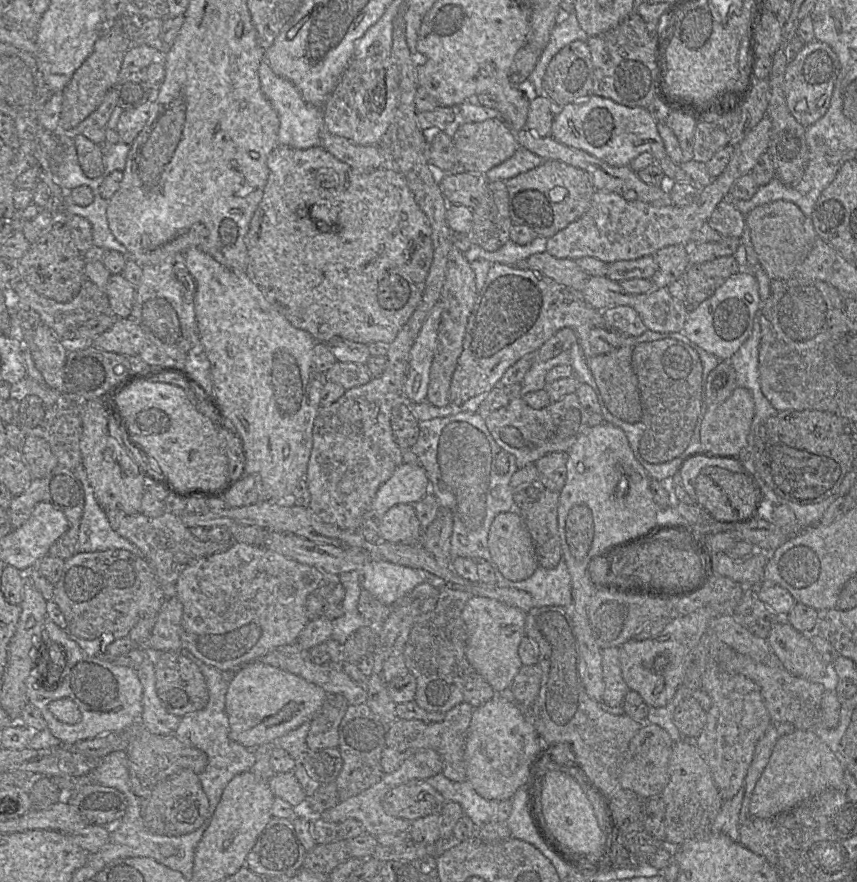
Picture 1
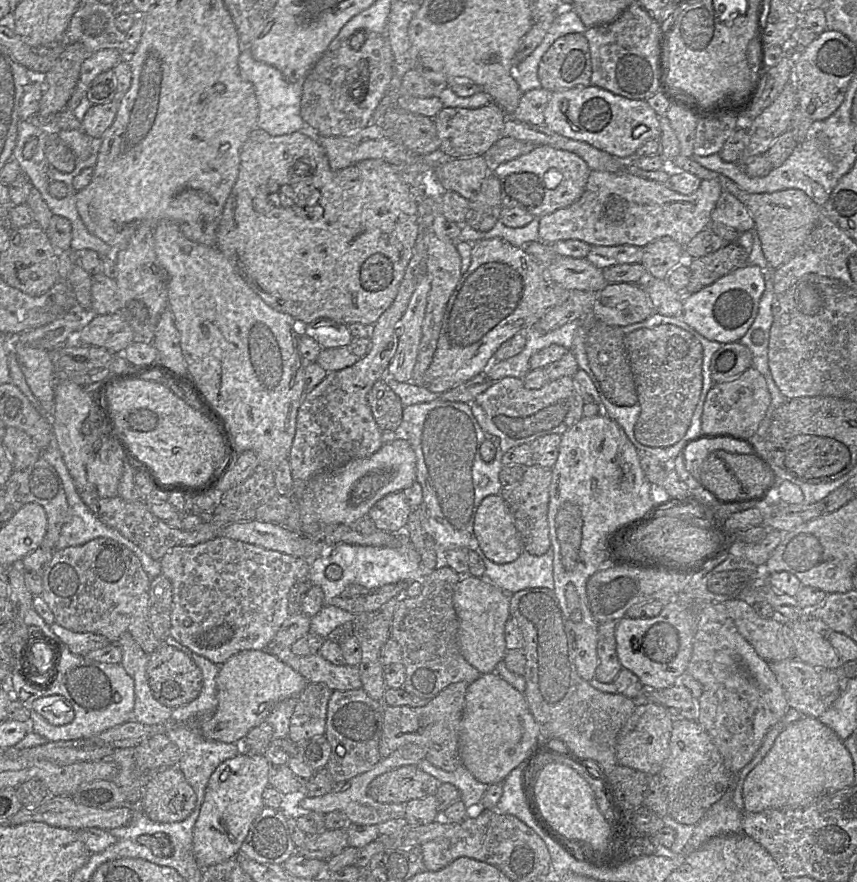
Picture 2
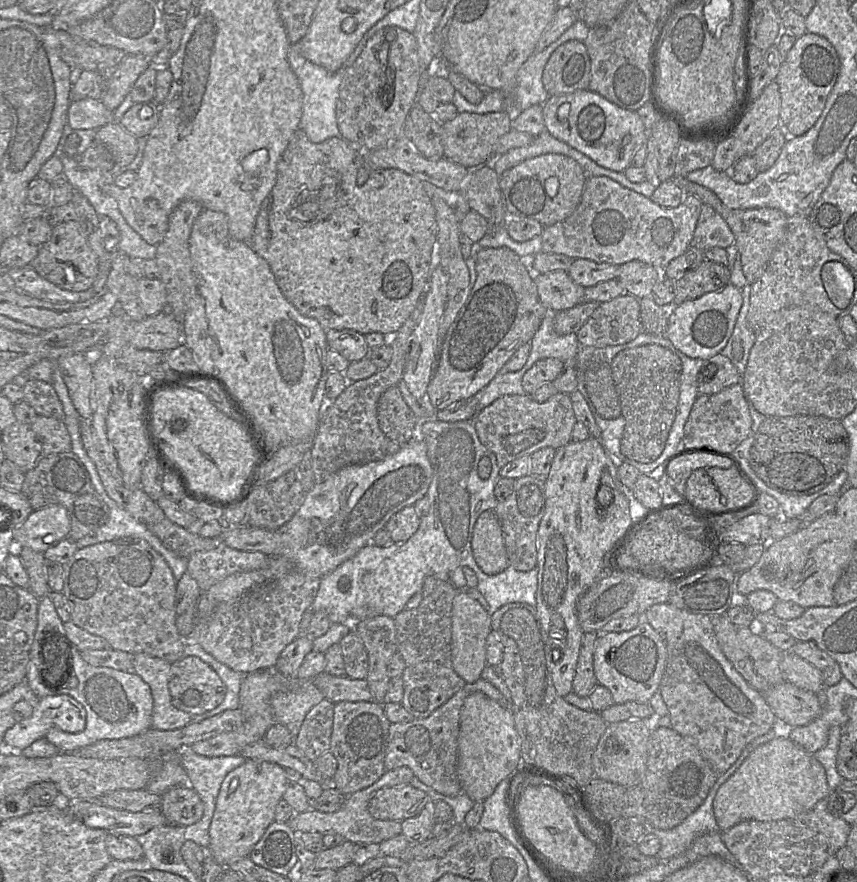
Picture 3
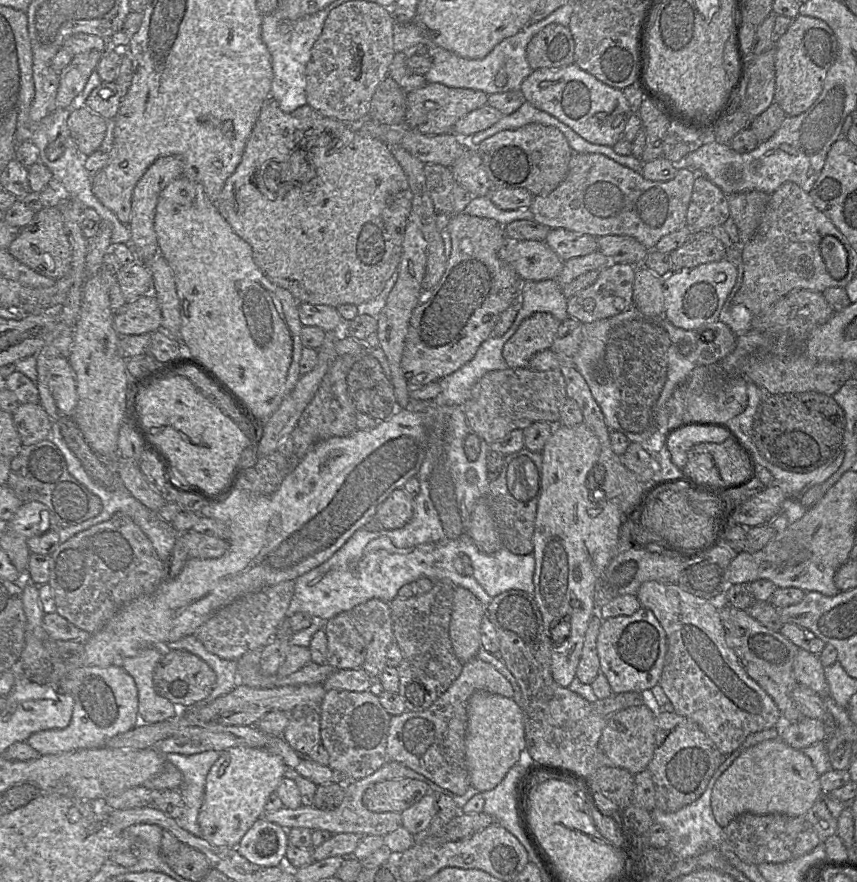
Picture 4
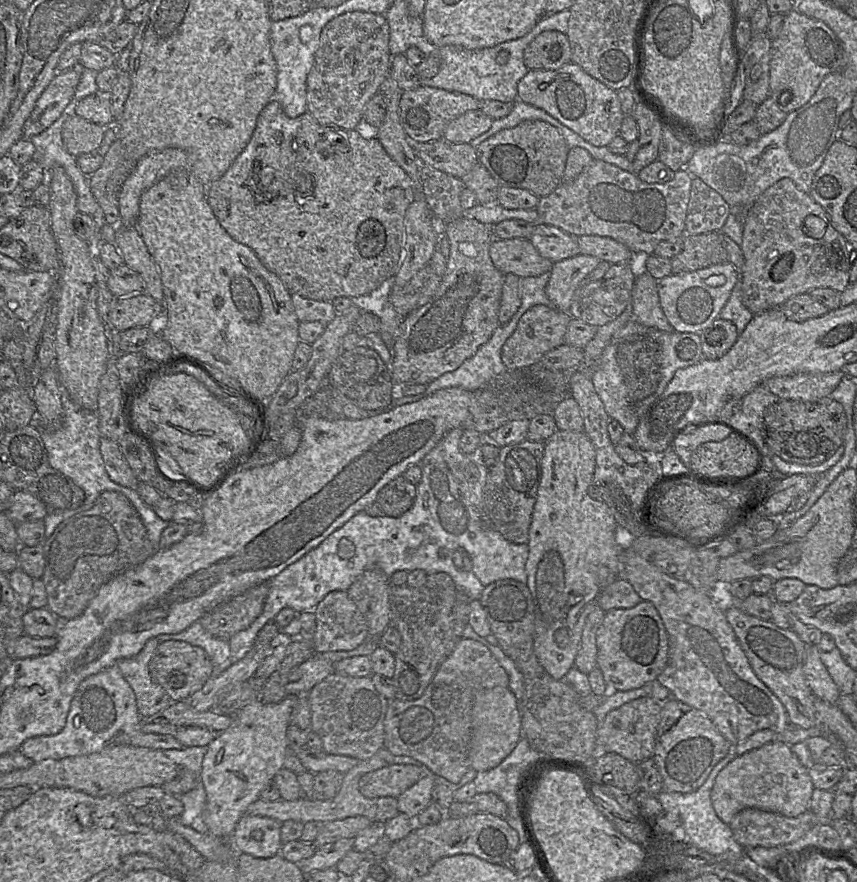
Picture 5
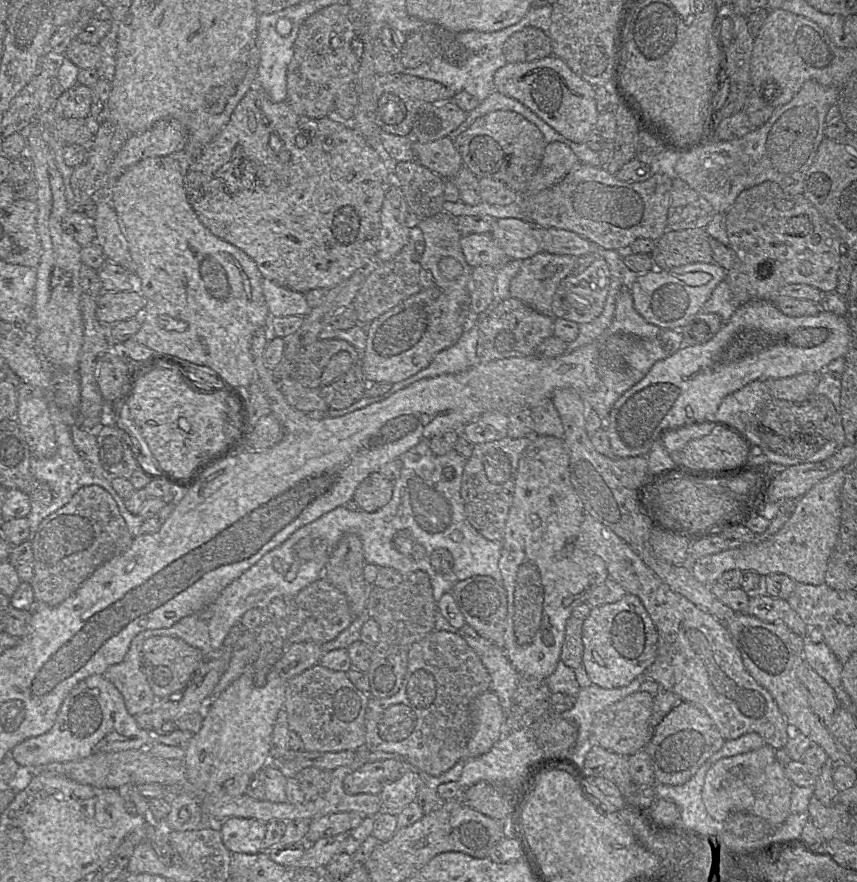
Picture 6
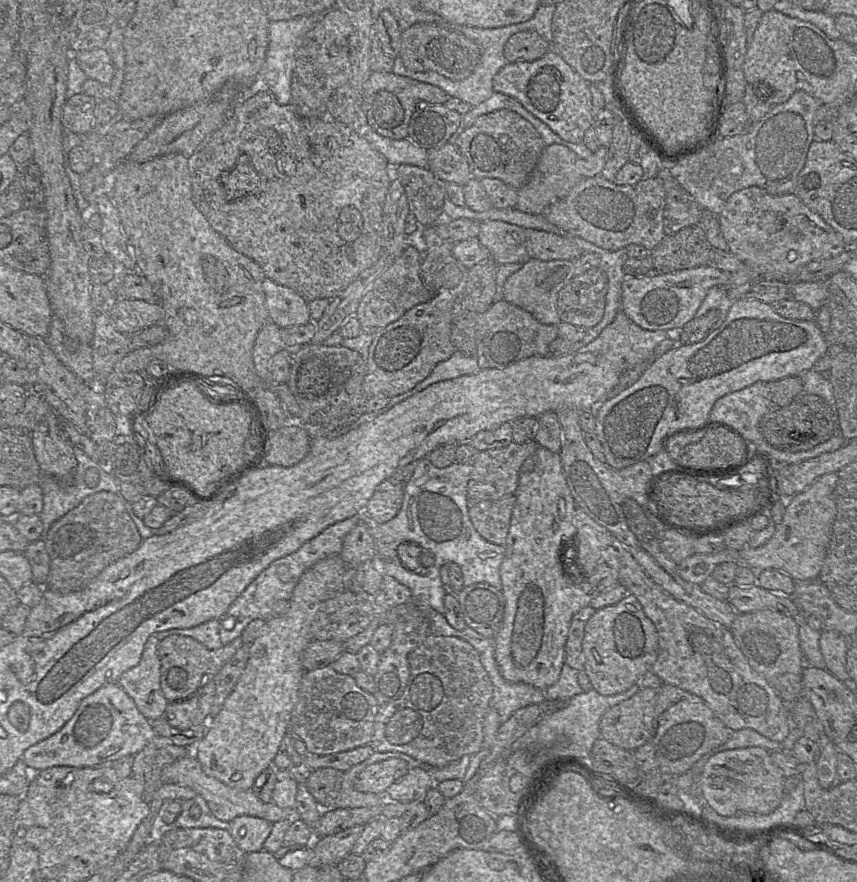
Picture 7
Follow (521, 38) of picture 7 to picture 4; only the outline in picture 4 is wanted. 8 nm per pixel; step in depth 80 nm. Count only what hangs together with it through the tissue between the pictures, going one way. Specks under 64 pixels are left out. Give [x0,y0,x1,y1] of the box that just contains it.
[527,24,575,70]

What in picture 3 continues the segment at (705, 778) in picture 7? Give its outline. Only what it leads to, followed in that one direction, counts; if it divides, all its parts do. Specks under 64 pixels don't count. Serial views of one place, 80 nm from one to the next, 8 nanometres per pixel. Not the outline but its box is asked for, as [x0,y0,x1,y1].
[713,737,832,832]

